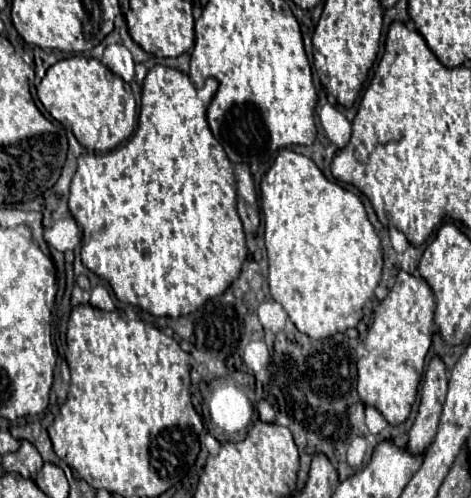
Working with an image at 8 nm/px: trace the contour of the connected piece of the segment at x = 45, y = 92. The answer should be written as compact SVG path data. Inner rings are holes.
M77 55L51 65L37 85L37 97L53 119L73 131L87 151L111 151L127 141L137 127L137 102L131 87L109 71L107 89L107 67L93 57Z

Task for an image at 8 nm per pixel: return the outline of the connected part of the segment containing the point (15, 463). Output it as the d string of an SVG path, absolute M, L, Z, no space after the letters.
M21 441L19 451L7 453L3 457L3 467L9 473L19 473L25 479L35 479L35 475L43 467L43 459L41 459L39 451L29 441Z

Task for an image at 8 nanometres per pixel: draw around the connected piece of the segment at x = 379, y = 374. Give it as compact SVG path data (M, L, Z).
M405 271L395 277L395 285L389 289L389 295L375 309L375 319L365 339L367 355L357 361L357 391L363 403L379 409L391 425L403 423L415 403L421 381L417 371L423 369L423 359L431 345L433 313L435 297L431 287L423 277L415 277Z

